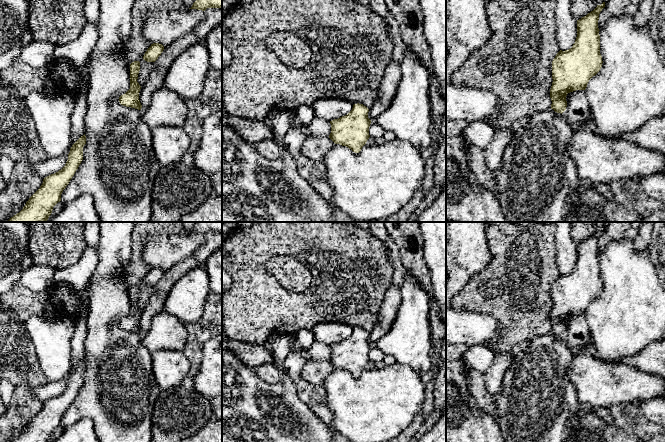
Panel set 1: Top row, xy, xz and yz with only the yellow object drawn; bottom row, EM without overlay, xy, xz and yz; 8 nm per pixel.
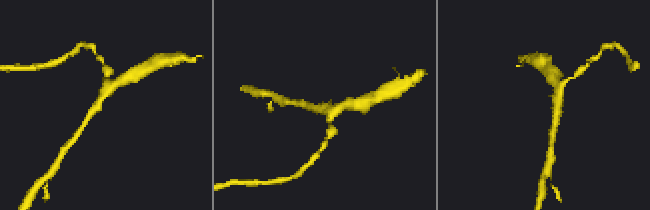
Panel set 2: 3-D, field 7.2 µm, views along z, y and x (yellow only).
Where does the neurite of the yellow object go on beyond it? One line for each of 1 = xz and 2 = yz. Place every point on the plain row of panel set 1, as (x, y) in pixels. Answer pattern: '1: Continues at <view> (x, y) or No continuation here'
1: No continuation here
2: No continuation here

